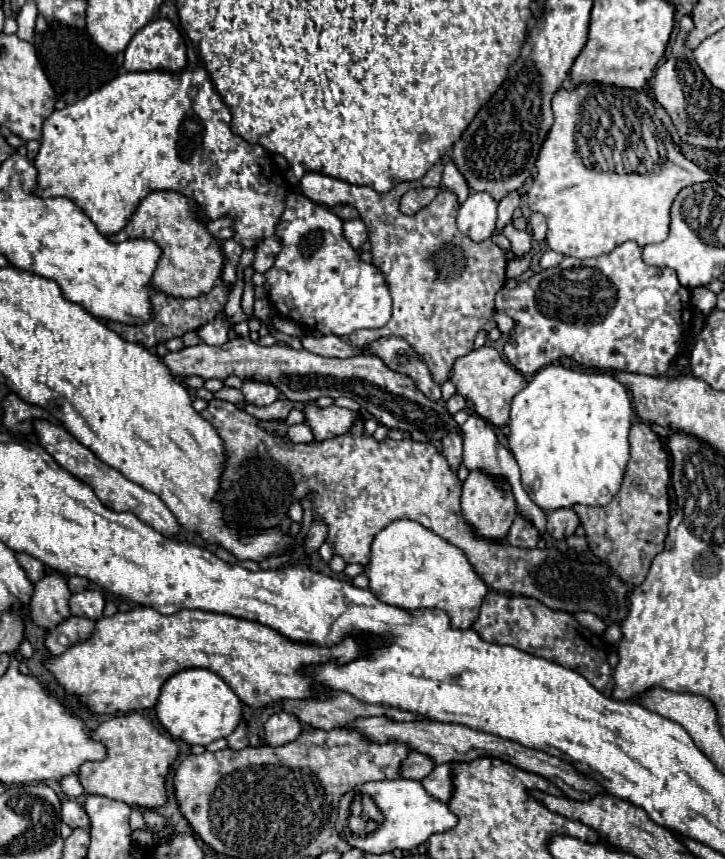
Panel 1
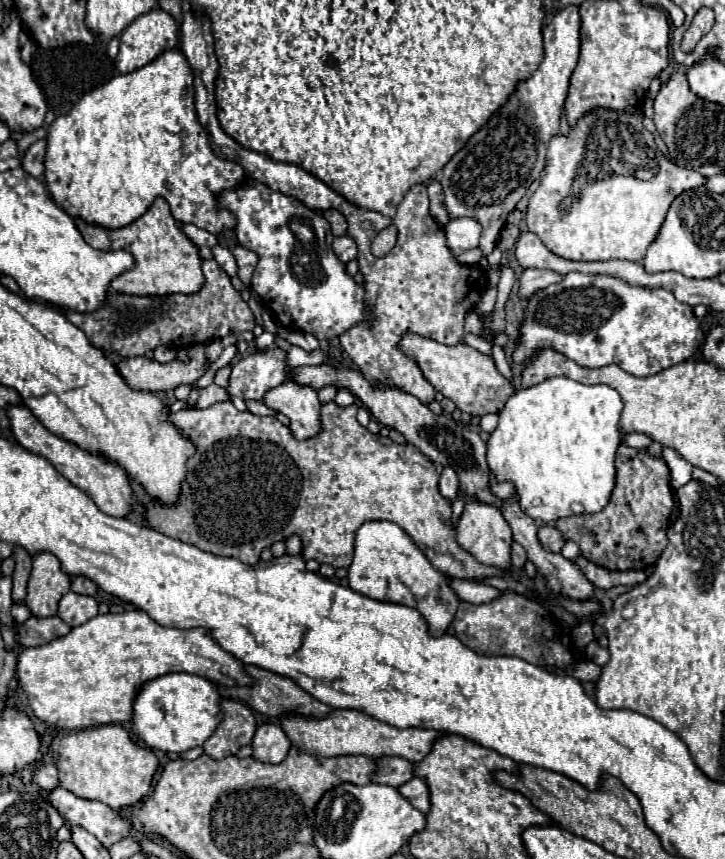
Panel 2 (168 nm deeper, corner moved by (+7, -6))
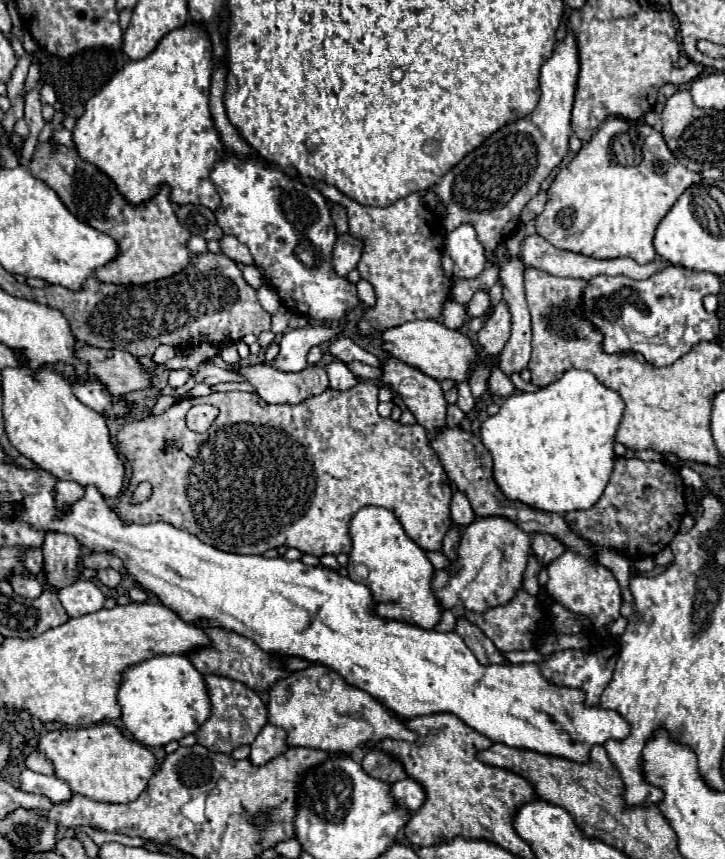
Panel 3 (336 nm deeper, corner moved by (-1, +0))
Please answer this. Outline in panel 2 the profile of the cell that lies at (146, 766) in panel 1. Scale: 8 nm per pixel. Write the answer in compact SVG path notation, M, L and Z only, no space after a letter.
M115 724L85 728L63 738L53 738L51 752L55 754L61 788L85 800L99 800L113 810L129 808L141 802L149 794L153 774L159 766L151 748L137 746L125 728Z

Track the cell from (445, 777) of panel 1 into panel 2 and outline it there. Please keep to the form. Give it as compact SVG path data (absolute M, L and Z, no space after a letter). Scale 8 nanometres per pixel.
M415 776L415 778L411 778L409 782L405 782L403 786L399 786L397 790L399 790L399 794L401 794L403 798L407 798L419 812L423 812L423 814L429 812L431 802L429 802L429 788L427 788L425 780L421 780L421 778Z

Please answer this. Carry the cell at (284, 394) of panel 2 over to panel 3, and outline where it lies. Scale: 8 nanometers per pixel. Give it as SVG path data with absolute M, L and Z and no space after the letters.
M267 364L239 366L237 370L247 376L267 404L301 404L307 396L317 396L329 388L327 372L321 366L307 366L295 374L279 372Z

